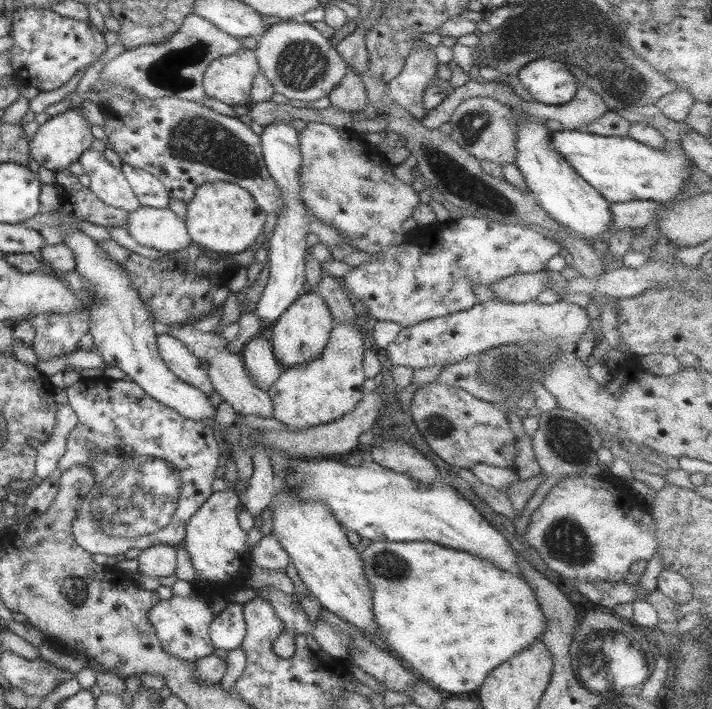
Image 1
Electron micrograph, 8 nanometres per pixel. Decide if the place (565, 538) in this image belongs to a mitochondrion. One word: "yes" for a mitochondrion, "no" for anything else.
yes

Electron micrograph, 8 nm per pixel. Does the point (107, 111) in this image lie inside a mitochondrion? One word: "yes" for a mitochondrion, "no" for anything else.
no

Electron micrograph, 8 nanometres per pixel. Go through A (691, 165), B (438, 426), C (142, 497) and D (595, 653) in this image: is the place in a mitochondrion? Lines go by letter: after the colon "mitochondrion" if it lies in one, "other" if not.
A: other
B: mitochondrion
C: mitochondrion
D: mitochondrion

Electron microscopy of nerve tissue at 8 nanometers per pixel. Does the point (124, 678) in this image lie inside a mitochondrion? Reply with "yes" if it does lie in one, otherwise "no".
no

